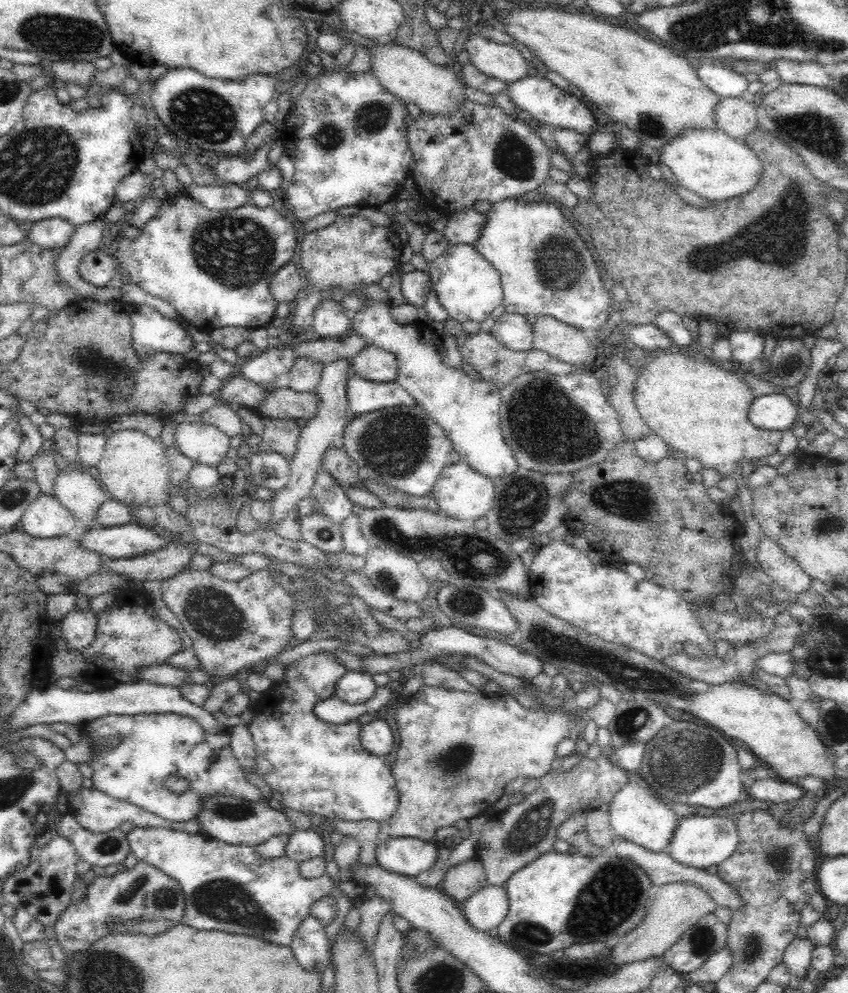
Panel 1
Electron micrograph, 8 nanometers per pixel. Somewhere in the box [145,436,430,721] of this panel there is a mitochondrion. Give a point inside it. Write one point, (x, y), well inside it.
(212, 614)

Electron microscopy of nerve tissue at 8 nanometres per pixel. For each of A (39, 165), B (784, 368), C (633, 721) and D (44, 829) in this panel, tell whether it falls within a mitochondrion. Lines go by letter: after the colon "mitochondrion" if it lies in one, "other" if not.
A: mitochondrion
B: mitochondrion
C: mitochondrion
D: other

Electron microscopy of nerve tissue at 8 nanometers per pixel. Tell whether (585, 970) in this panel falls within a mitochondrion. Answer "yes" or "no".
no

